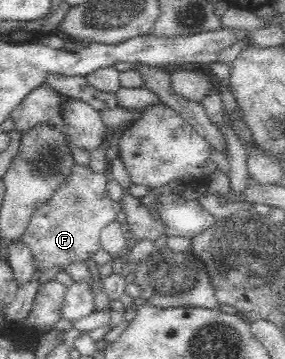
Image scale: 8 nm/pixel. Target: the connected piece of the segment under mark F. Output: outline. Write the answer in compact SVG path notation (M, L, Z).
M73 162L71 172L57 186L51 199L33 212L25 232L18 240L31 249L37 271L57 267L58 272L66 272L69 265L91 259L101 248L100 230L115 221L117 214L122 212L120 202L107 197L109 178L110 174L94 172L89 166Z

